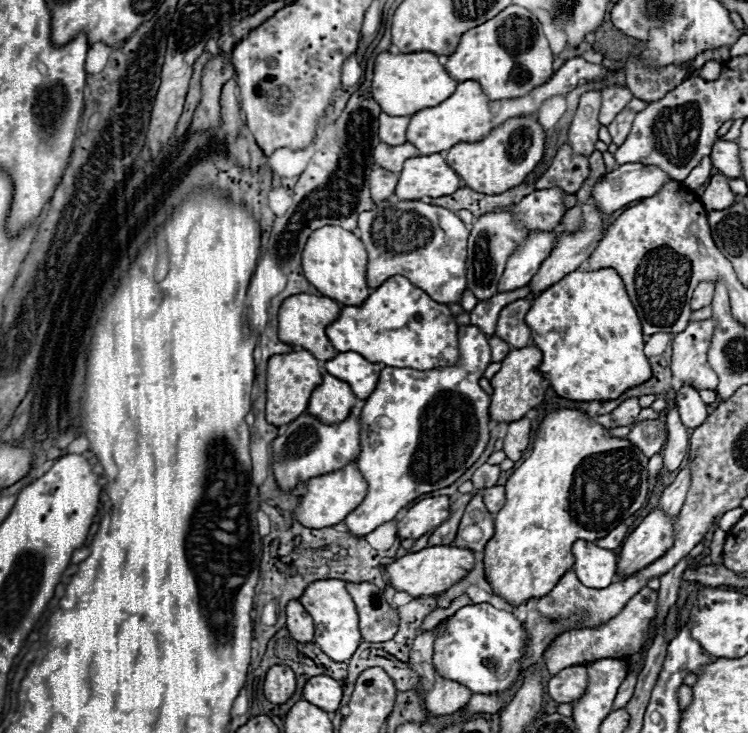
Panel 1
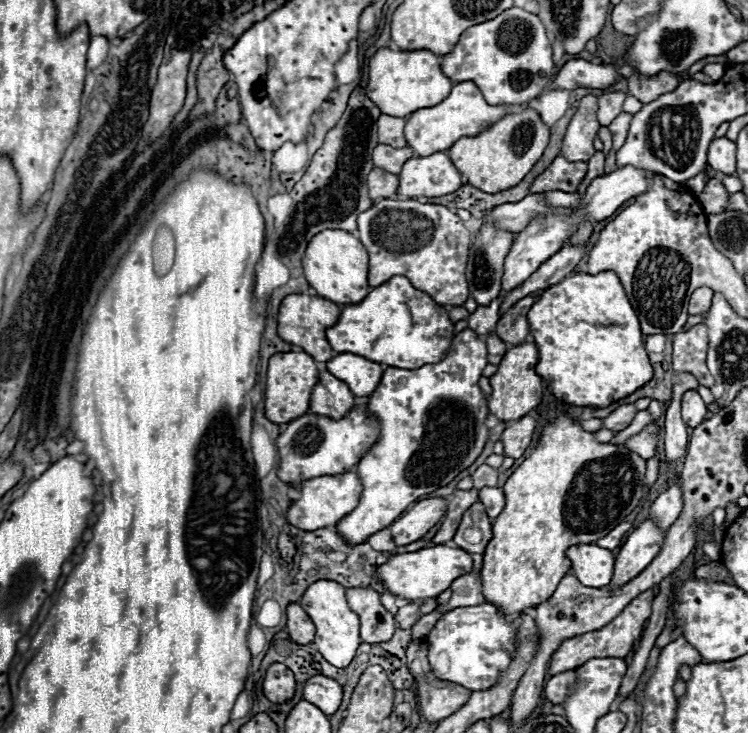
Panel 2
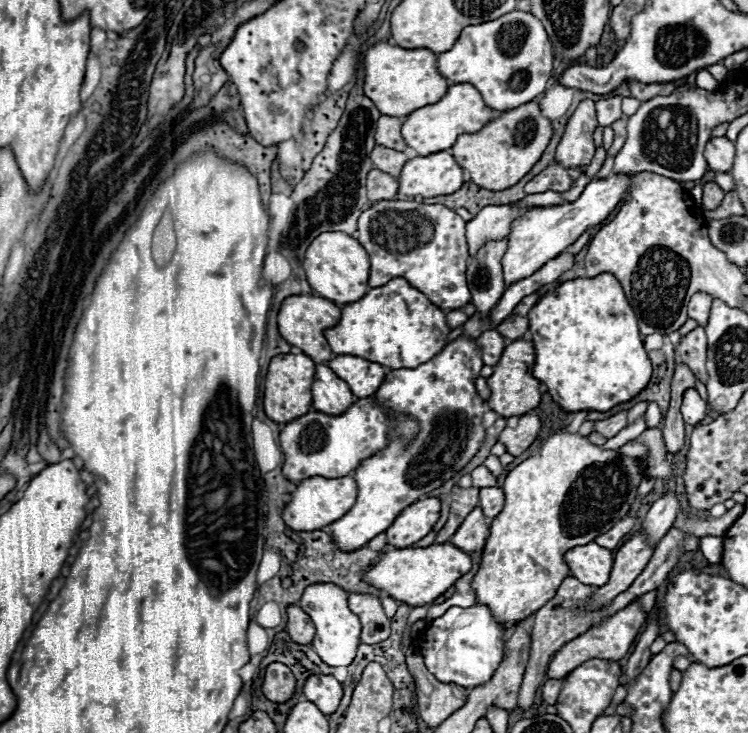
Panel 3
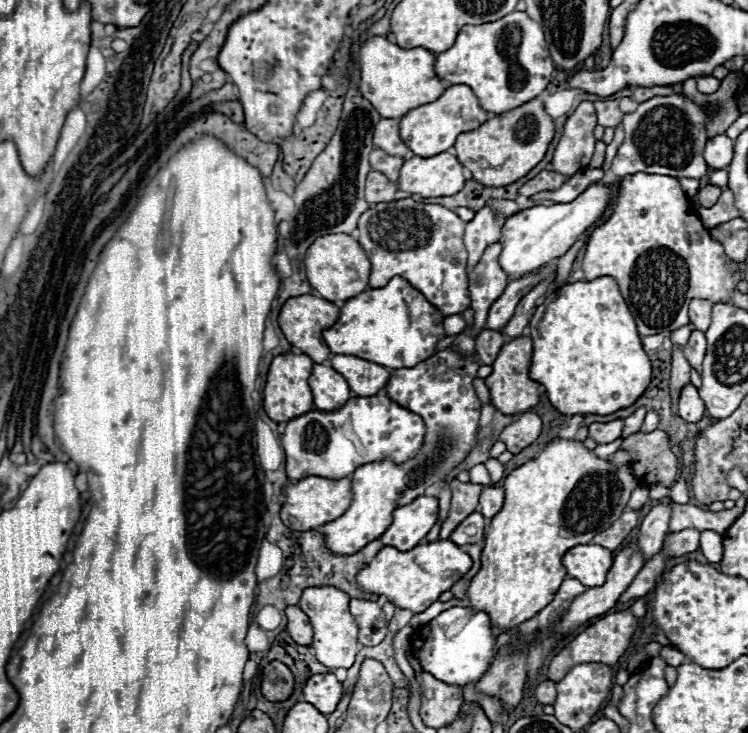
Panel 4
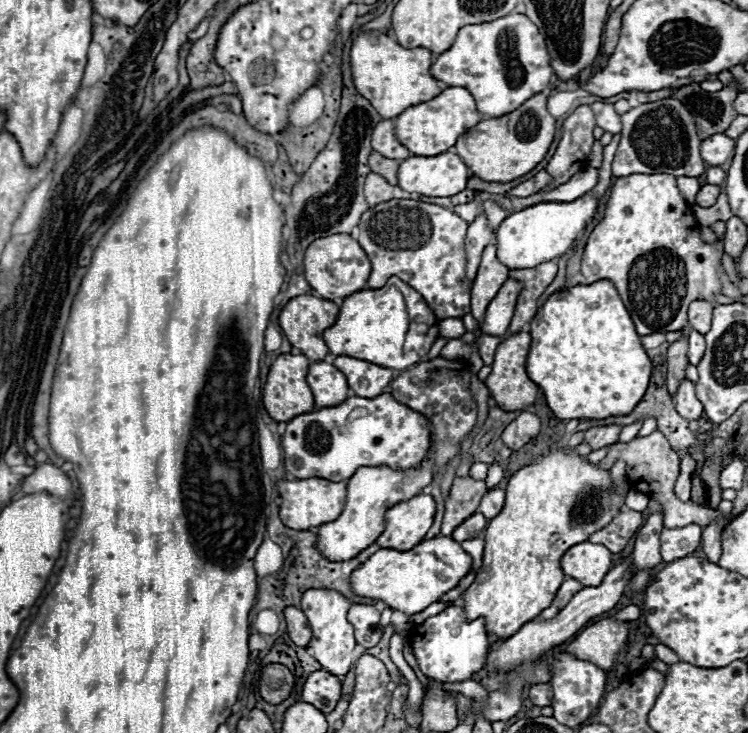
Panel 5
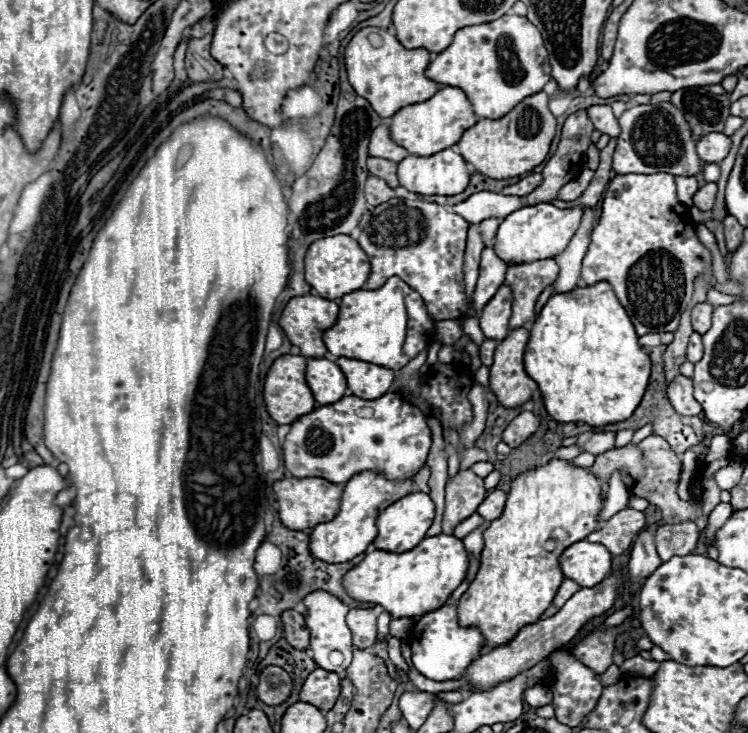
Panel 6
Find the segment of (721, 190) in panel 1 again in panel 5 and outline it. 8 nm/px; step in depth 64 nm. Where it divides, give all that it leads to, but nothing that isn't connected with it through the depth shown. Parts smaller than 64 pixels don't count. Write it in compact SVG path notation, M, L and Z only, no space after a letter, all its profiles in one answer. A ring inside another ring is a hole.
M706 184L706 186L702 186L700 192L696 194L696 204L702 206L702 208L710 208L710 206L716 202L718 194L720 194L720 188L718 188L718 186Z

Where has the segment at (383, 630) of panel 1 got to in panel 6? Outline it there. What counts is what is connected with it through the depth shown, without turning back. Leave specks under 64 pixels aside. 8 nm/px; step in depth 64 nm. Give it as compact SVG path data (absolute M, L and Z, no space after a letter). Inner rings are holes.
M354 608L348 612L348 626L352 630L352 642L364 650L376 644L376 614L372 610Z

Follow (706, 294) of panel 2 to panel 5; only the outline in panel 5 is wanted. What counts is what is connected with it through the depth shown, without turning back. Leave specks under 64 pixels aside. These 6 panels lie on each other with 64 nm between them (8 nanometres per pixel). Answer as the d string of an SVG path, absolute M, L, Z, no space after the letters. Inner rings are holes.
M694 300L688 308L688 324L700 332L706 334L710 330L710 320L712 320L712 310L714 304L706 302L706 300Z

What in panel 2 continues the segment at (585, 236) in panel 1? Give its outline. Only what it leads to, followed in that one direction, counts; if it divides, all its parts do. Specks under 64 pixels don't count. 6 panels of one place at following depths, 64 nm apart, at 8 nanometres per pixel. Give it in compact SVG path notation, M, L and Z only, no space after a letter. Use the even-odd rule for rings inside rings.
M550 191L545 194L546 201L554 207L572 207L578 206L578 198L576 195L562 191ZM564 246L562 250L558 250L550 260L546 260L526 282L522 282L520 286L504 292L504 302L500 304L500 316L510 310L518 300L522 300L524 296L532 294L532 292L542 292L548 286L558 284L560 280L564 280L580 262L580 258L584 256L584 248L586 246Z

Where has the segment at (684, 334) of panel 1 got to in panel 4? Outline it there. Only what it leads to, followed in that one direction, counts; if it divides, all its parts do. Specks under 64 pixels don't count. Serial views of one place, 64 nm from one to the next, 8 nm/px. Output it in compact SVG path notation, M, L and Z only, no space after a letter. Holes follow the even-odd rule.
M694 330L690 334L688 344L684 346L684 356L688 358L690 366L700 372L702 370L702 358L704 358L704 354L706 354L706 338L704 338L704 334L700 330Z

